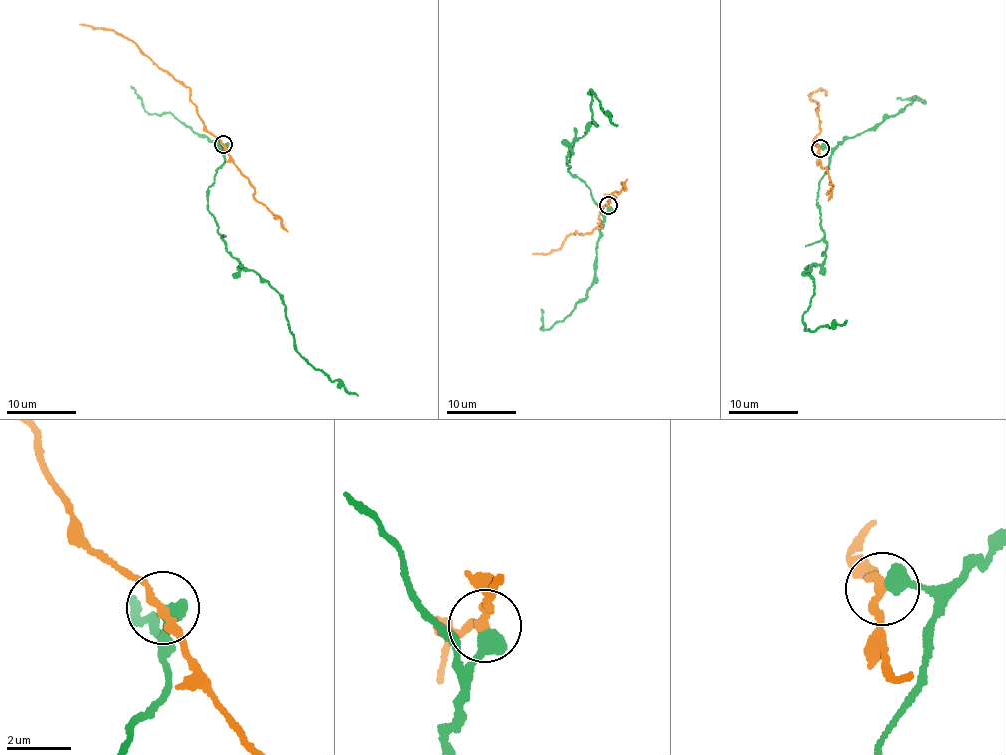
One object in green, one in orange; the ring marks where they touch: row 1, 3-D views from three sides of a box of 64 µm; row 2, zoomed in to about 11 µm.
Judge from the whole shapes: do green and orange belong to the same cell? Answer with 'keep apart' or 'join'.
keep apart

